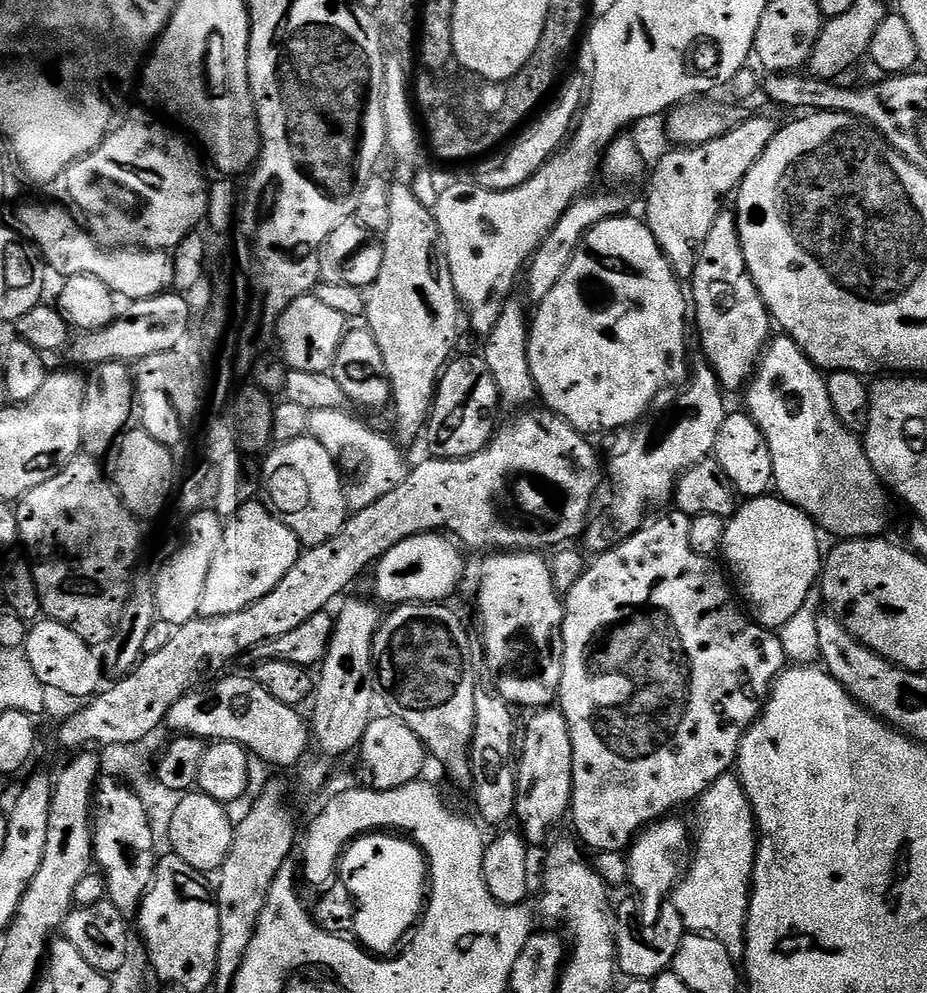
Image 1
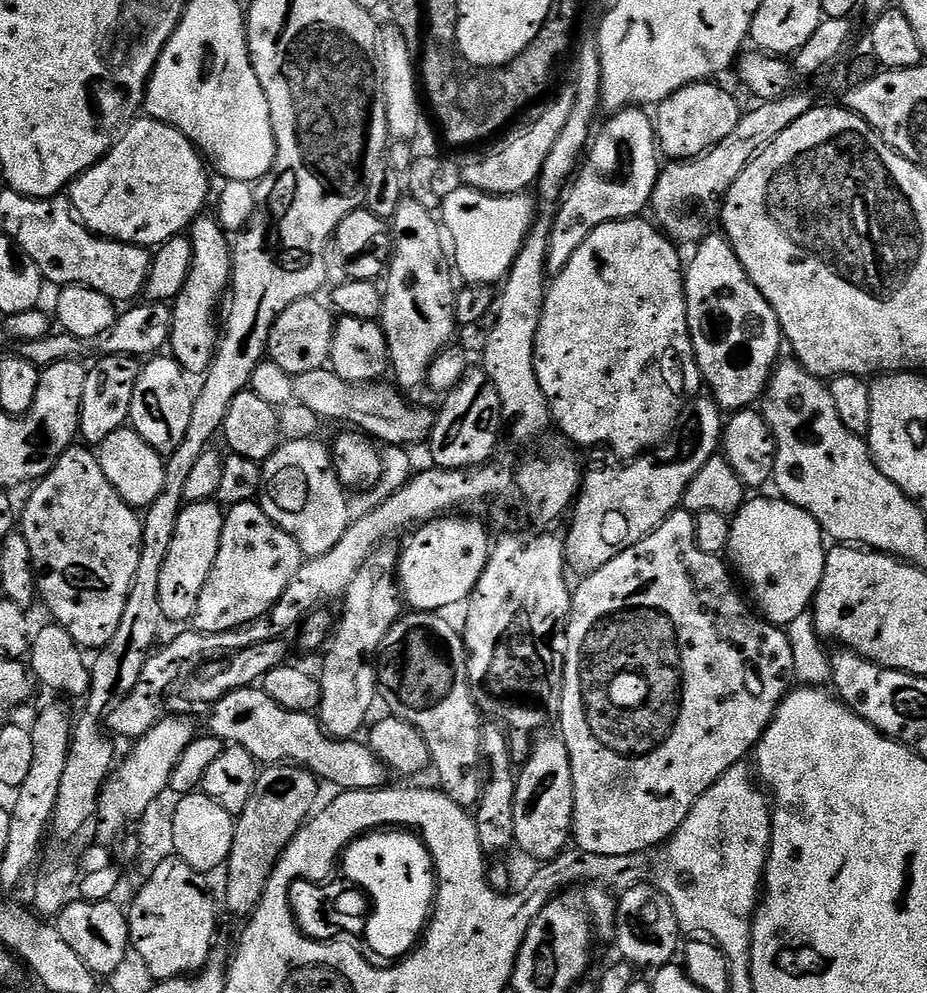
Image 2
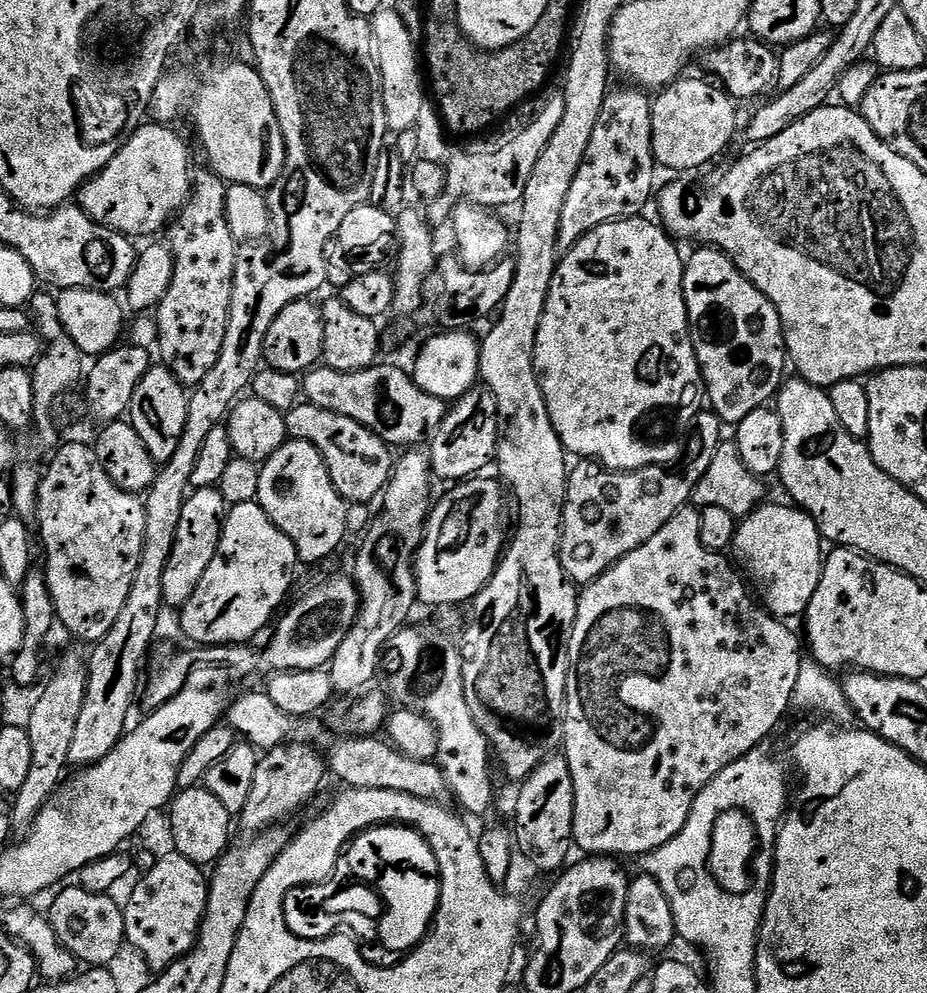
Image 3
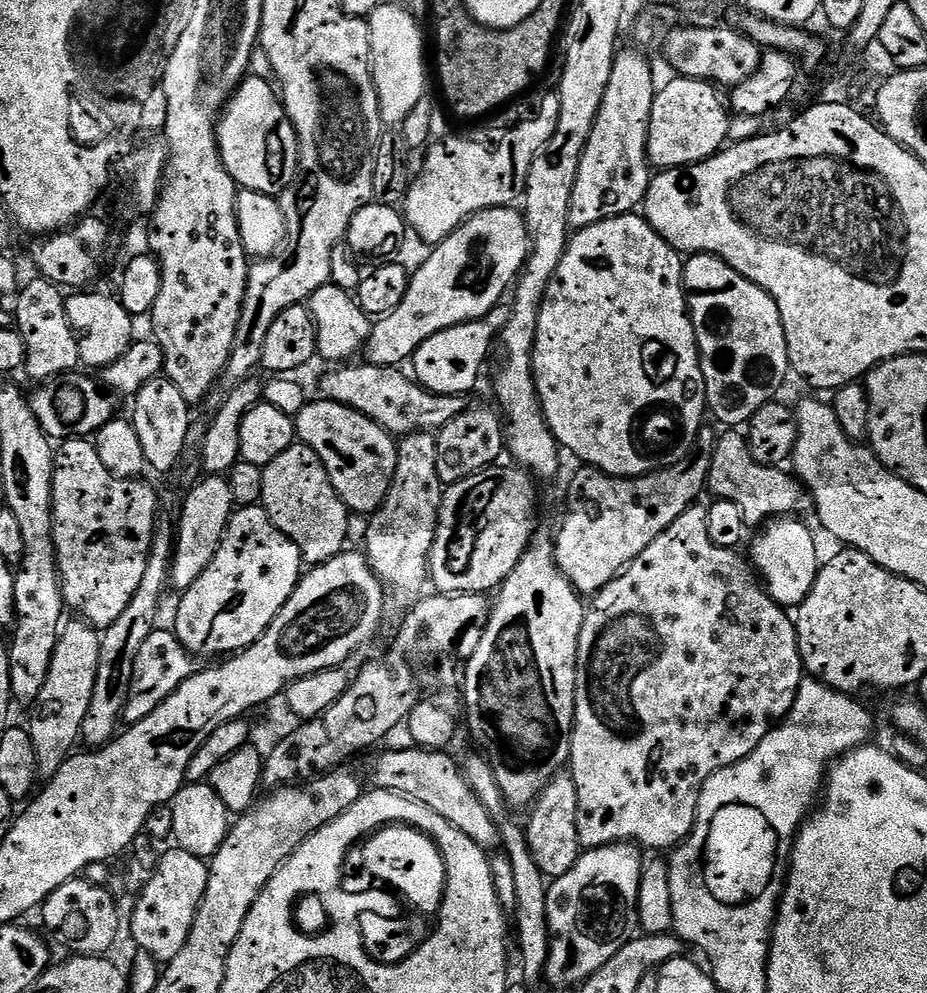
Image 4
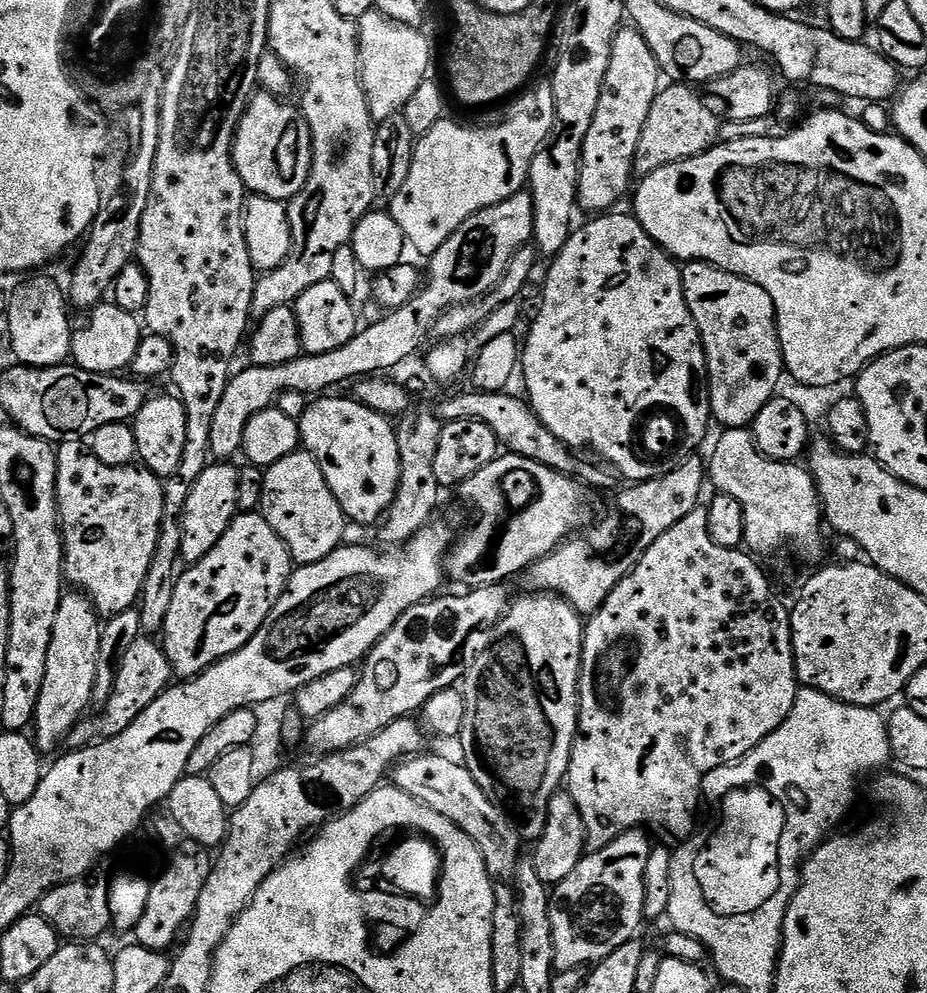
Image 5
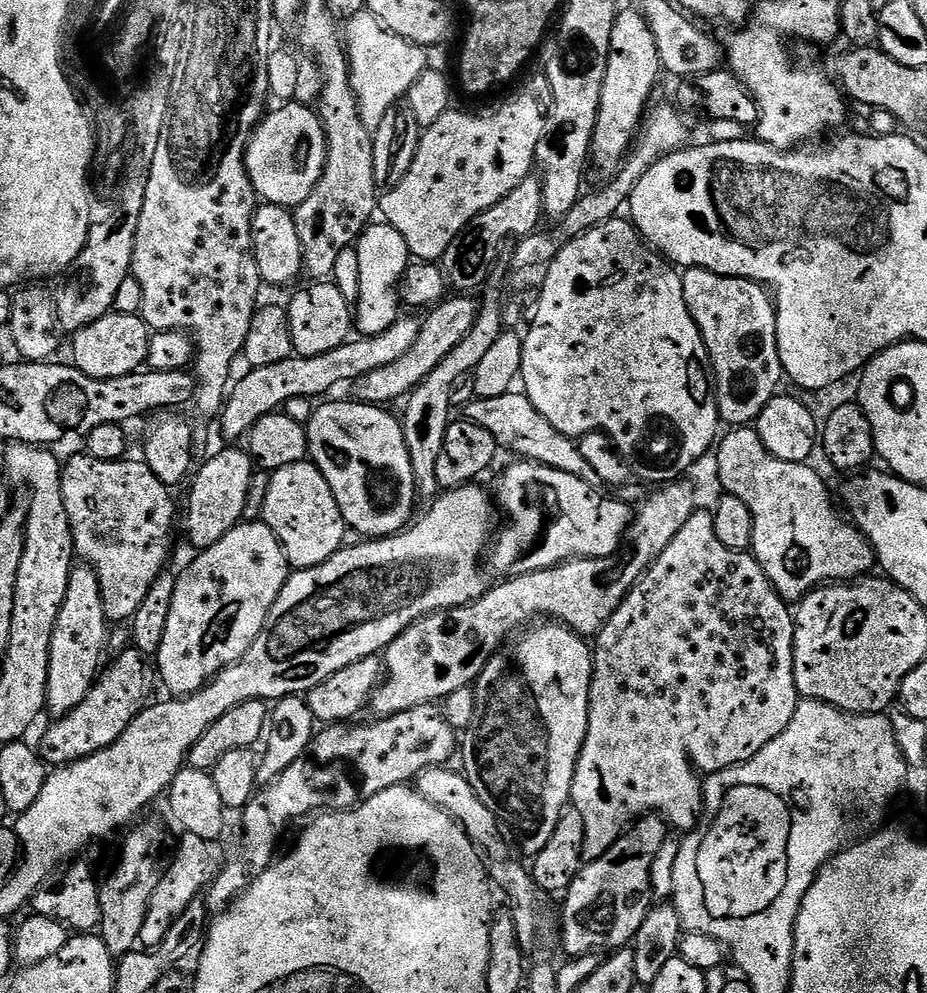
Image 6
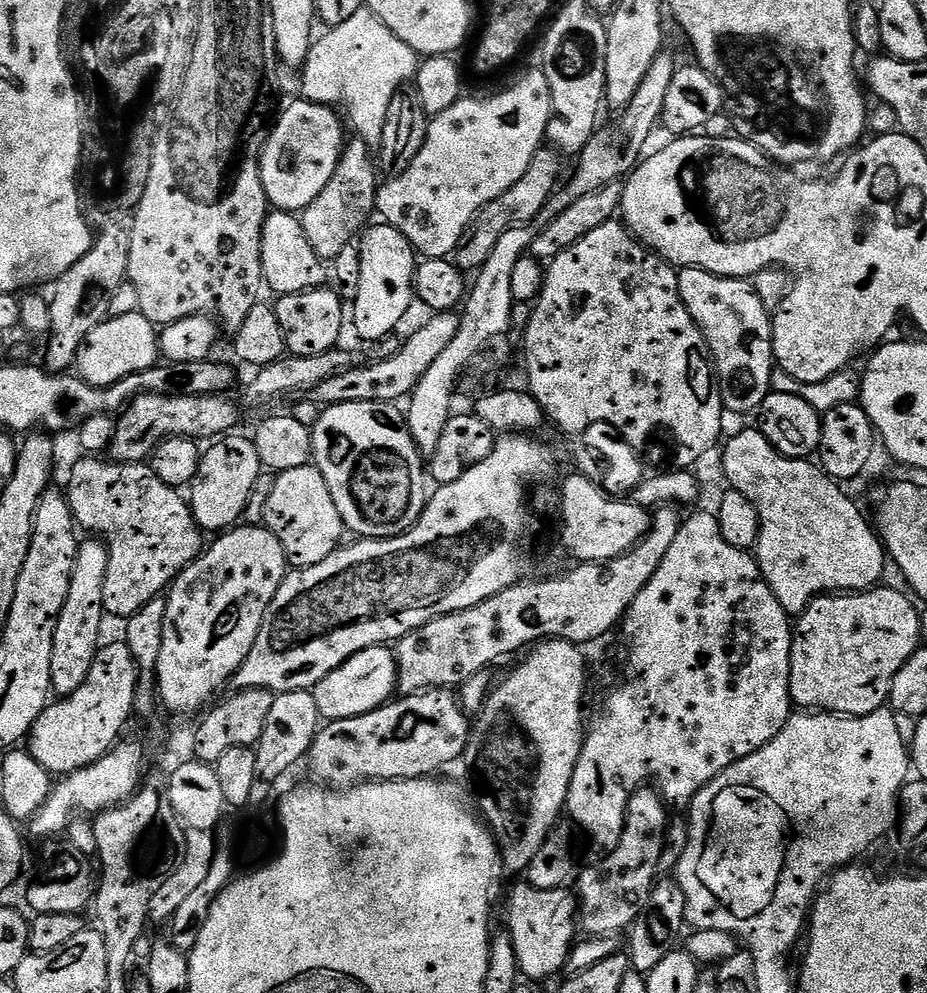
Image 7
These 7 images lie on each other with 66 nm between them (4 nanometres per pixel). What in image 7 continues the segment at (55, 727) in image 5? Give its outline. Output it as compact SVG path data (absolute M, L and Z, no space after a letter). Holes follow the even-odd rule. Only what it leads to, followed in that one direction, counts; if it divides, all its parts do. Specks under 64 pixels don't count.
M91 539L80 540L74 570L70 574L70 594L66 594L62 614L54 630L50 678L52 679L52 692L60 698L74 694L74 690L78 690L82 682L86 682L86 674L90 674L90 666L94 662L96 653L102 647L100 627L103 626L104 620L106 621L104 591L108 569L108 545L99 539Z

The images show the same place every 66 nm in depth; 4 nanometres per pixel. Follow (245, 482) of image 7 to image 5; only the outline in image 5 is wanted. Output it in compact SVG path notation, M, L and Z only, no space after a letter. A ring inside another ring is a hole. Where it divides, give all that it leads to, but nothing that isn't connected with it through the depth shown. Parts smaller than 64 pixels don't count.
M228 462L209 463L208 469L194 482L190 498L186 498L184 511L184 533L180 555L185 565L191 566L206 558L214 546L226 534L226 530L238 515L238 498L240 497L240 473Z

